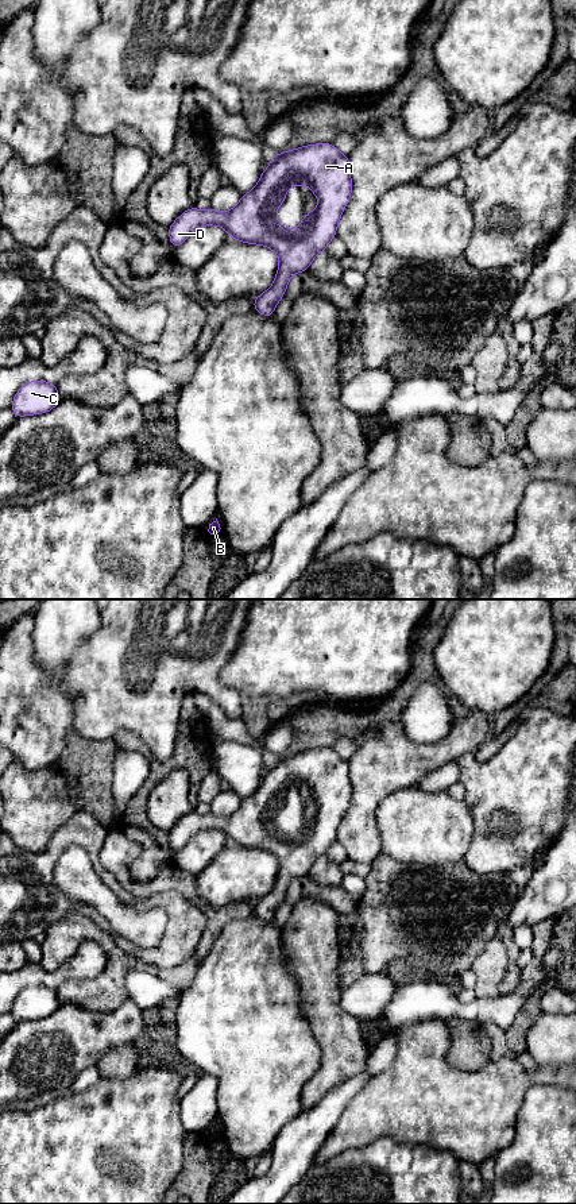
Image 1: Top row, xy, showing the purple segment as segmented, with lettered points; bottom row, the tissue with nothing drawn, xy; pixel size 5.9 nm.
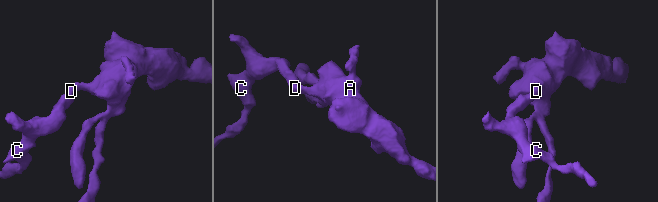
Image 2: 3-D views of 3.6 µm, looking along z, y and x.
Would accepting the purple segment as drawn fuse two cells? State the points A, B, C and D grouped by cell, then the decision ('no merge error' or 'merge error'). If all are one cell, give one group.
A B C D | no merge error

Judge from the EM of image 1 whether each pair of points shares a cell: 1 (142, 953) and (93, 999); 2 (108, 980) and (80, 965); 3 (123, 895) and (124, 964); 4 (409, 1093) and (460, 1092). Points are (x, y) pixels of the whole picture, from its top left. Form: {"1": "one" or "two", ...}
{"1": "two", "2": "two", "3": "two", "4": "one"}

